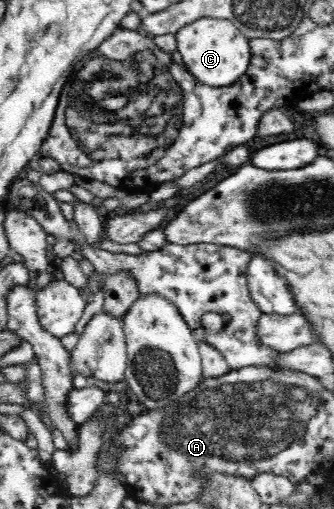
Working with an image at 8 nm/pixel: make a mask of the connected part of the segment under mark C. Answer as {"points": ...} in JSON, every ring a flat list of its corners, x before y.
{"points":[[201,17,178,30,178,51,184,57,186,69,198,82,212,87,226,87,236,83,248,71,252,50,250,40,227,19]]}

